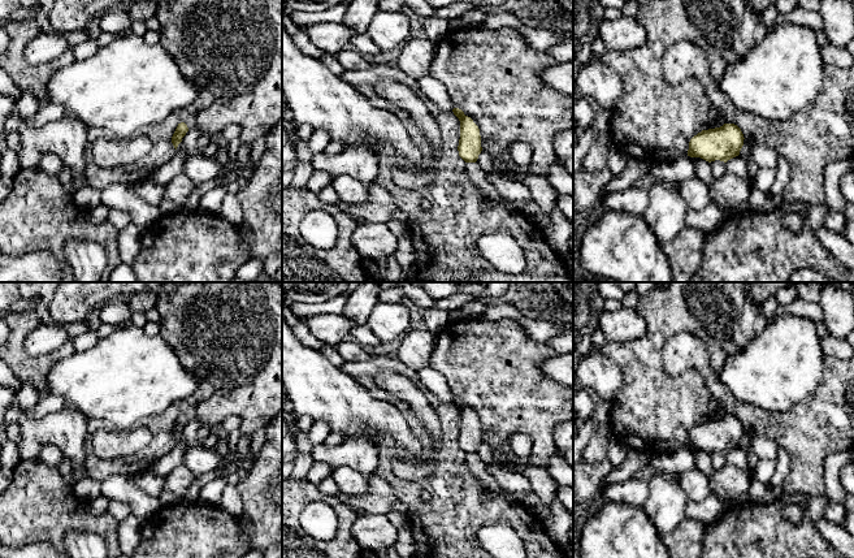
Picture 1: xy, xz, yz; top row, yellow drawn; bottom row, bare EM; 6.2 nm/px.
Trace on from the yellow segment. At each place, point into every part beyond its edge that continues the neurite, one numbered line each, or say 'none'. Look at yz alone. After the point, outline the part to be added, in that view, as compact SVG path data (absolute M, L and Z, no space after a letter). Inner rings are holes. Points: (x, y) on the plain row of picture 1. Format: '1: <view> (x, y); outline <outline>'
none

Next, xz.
none

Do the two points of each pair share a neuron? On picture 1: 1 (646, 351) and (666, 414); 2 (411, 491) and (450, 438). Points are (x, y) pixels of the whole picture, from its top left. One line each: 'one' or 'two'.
1: one
2: one

